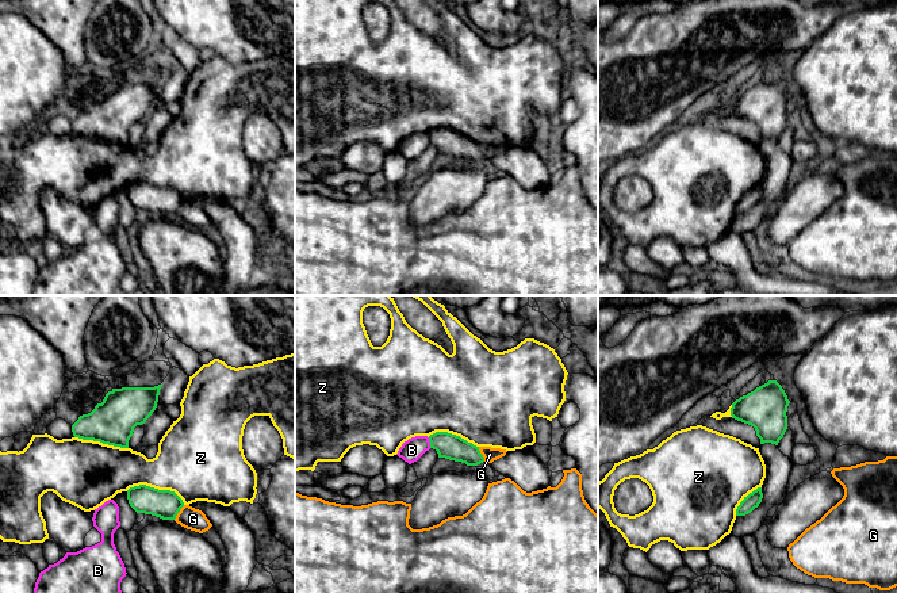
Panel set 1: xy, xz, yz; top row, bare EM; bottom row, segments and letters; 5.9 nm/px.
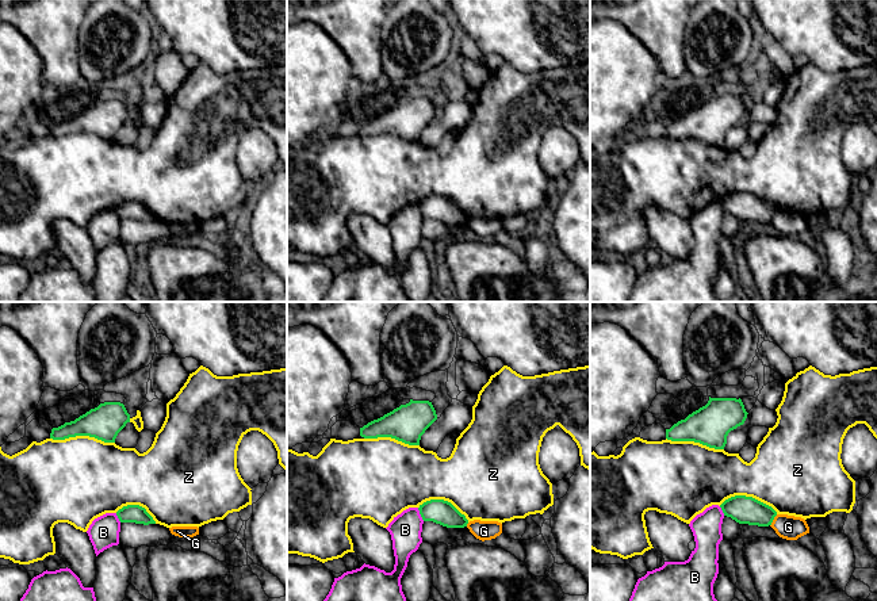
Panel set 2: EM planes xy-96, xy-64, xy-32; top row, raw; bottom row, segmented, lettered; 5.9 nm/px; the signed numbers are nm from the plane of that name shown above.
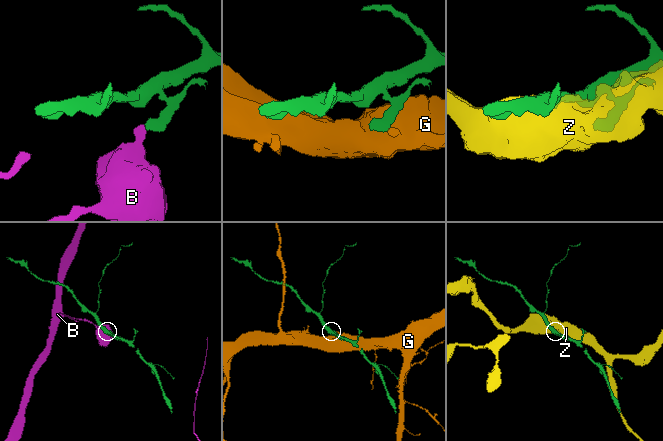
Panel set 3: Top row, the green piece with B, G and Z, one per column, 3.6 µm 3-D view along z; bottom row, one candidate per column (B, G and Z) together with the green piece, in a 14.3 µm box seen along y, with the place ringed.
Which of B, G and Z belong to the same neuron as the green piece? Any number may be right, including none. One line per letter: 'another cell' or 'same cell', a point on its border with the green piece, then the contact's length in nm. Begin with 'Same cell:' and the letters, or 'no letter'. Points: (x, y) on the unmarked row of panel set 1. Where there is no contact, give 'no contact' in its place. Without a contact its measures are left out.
Same cell: no letter
B: another cell | xz (430, 140) | 70 nm
G: another cell | xy (179, 207) | 110 nm
Z: another cell | xy (156, 186) | 360 nm

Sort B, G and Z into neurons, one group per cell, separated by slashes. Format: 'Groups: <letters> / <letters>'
Groups: B / G / Z

